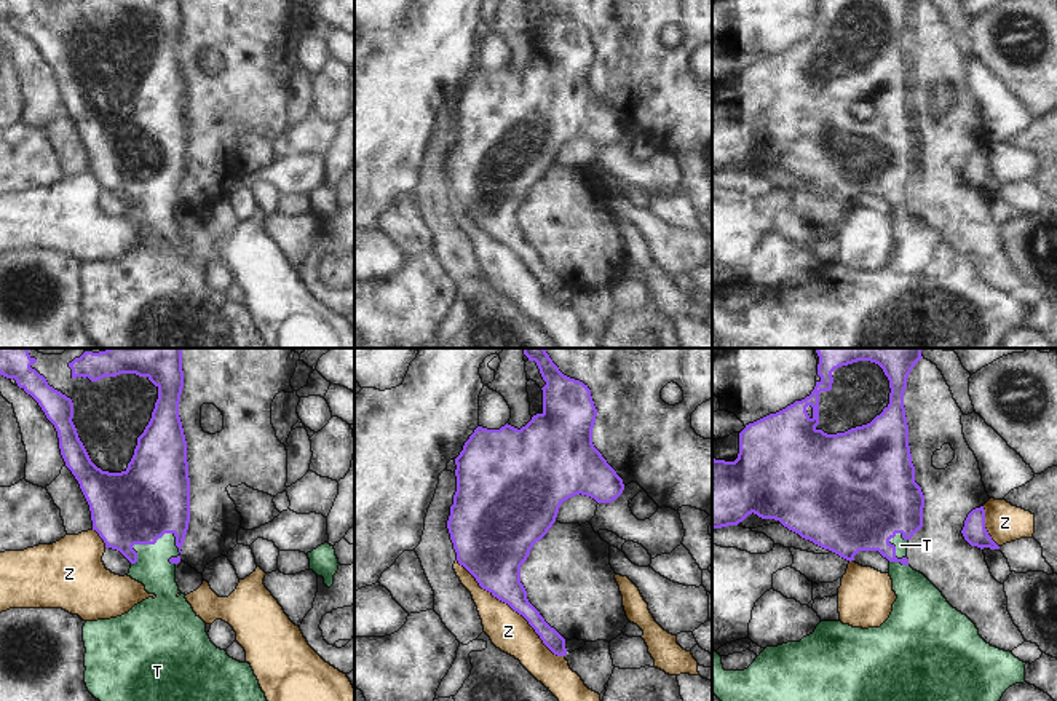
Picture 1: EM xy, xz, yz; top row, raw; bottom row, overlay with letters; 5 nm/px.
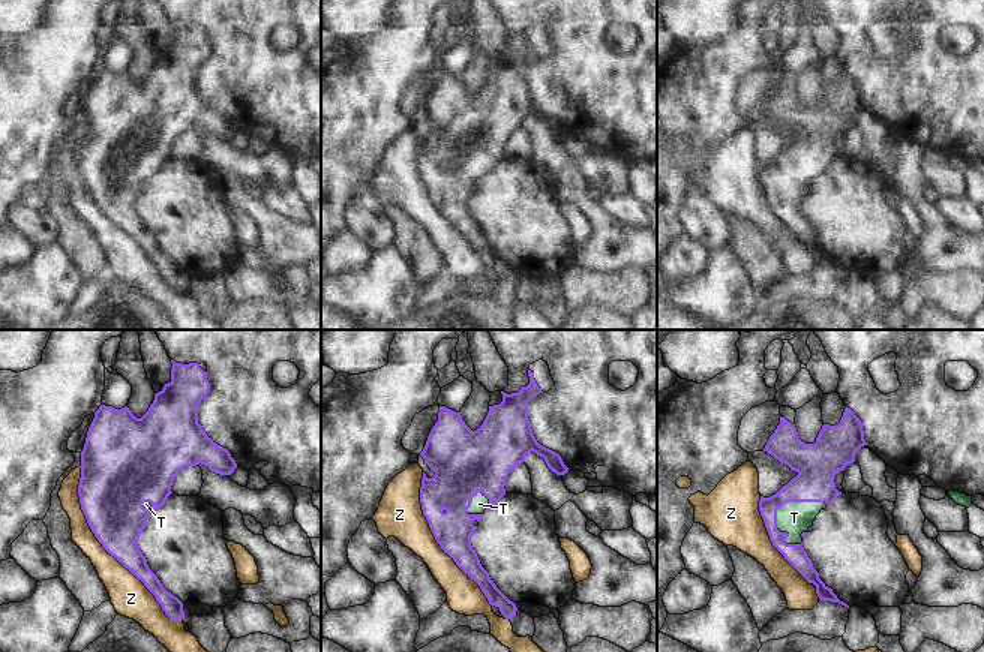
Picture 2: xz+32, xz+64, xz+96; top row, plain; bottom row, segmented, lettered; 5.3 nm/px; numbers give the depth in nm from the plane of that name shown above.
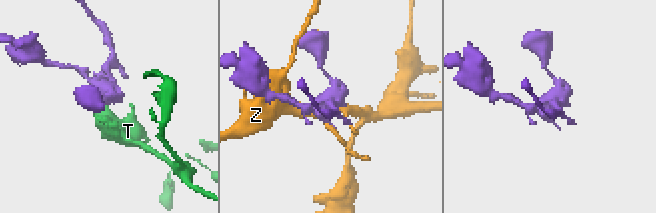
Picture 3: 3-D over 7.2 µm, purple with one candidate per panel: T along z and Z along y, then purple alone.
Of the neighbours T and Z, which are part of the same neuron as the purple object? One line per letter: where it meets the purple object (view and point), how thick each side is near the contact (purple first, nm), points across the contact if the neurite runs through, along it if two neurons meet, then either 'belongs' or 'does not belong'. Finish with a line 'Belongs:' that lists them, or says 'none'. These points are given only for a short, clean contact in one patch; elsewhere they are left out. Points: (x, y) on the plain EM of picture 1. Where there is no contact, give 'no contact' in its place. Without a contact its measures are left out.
T: xy (144, 186) | 380/180 nm | across xy (152, 139), (144, 186), (154, 195), (154, 213) | belongs
Z: xz (511, 249) | 260/200 nm | does not belong
Belongs: T

